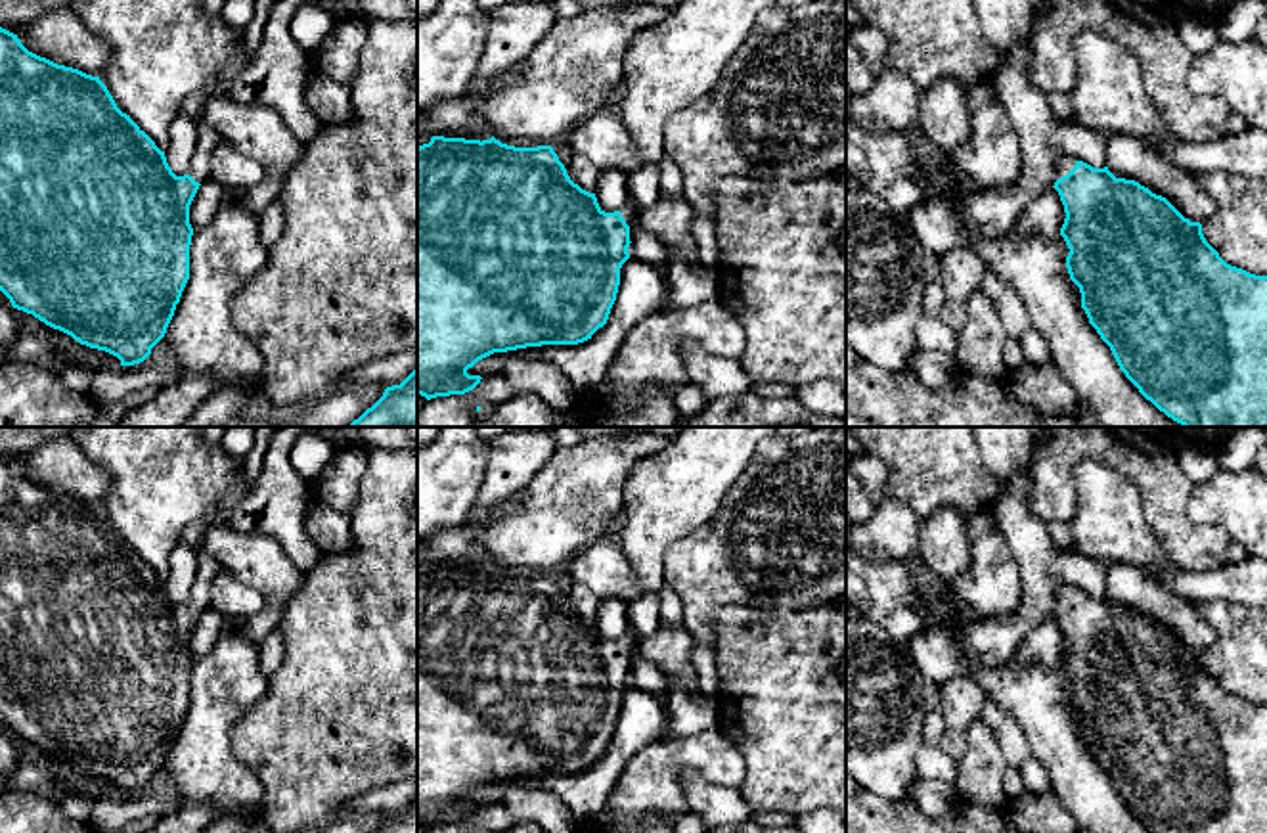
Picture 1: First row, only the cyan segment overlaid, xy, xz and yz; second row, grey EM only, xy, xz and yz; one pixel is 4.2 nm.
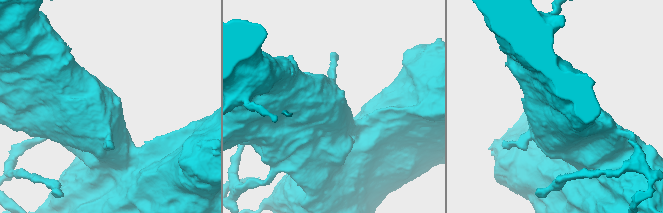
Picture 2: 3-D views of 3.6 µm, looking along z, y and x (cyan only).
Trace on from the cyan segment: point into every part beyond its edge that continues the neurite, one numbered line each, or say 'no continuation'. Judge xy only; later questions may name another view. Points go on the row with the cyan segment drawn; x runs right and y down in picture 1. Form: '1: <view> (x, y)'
1: xy (200, 167)

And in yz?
1: yz (1065, 165)

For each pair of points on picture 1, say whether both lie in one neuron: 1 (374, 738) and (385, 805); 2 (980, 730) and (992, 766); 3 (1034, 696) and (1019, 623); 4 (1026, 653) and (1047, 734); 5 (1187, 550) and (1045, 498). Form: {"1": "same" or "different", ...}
{"1": "different", "2": "same", "3": "different", "4": "different", "5": "same"}

